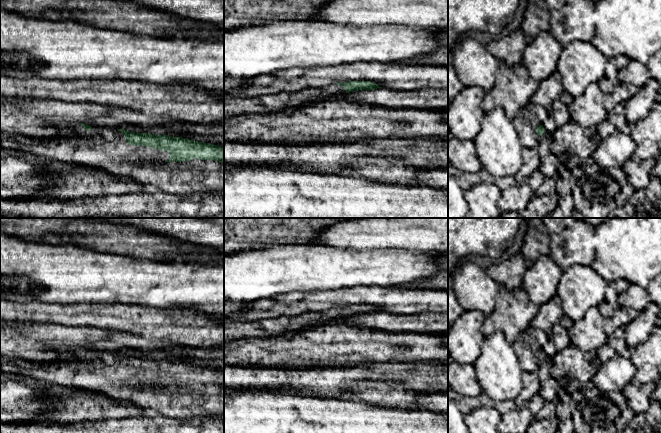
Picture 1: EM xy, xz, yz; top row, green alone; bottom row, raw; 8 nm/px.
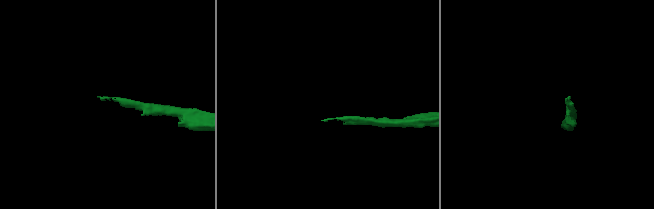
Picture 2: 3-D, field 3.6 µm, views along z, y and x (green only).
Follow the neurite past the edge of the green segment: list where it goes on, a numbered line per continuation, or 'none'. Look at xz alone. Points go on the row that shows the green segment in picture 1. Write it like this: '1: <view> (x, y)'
1: xz (282, 101)

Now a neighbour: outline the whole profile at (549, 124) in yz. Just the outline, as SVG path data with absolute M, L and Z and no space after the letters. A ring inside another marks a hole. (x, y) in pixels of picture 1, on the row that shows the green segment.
M557 99L552 106L548 117L543 122L545 131L552 136L558 127L563 126L570 120L568 106Z

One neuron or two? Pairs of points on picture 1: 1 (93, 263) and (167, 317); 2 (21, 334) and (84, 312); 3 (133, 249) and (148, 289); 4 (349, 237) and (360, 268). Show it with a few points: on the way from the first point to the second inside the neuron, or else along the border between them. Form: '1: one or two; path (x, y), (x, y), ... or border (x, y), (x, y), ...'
1: two; border (131, 304), (142, 304), (159, 308), (178, 307)
2: two; border (29, 321), (75, 326)
3: two; border (113, 253), (159, 262)
4: two; border (330, 246), (360, 251), (375, 251), (377, 249)

